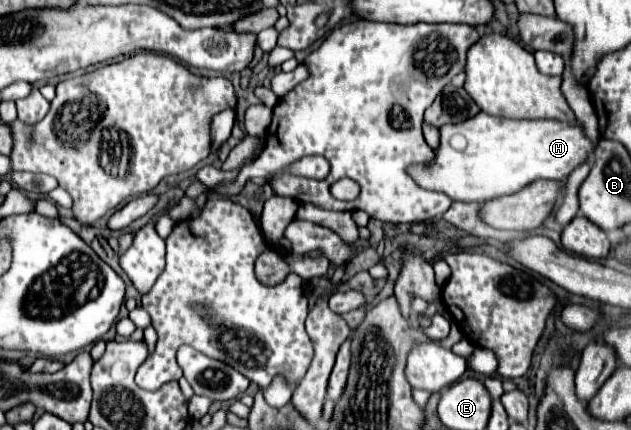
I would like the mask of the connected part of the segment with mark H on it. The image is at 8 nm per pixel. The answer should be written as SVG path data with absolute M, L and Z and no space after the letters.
M484 111L462 121L442 125L440 143L430 163L414 163L408 175L424 189L446 193L454 201L484 203L488 197L516 193L536 179L564 181L596 145L586 139L578 121L562 123L550 119L506 119Z

